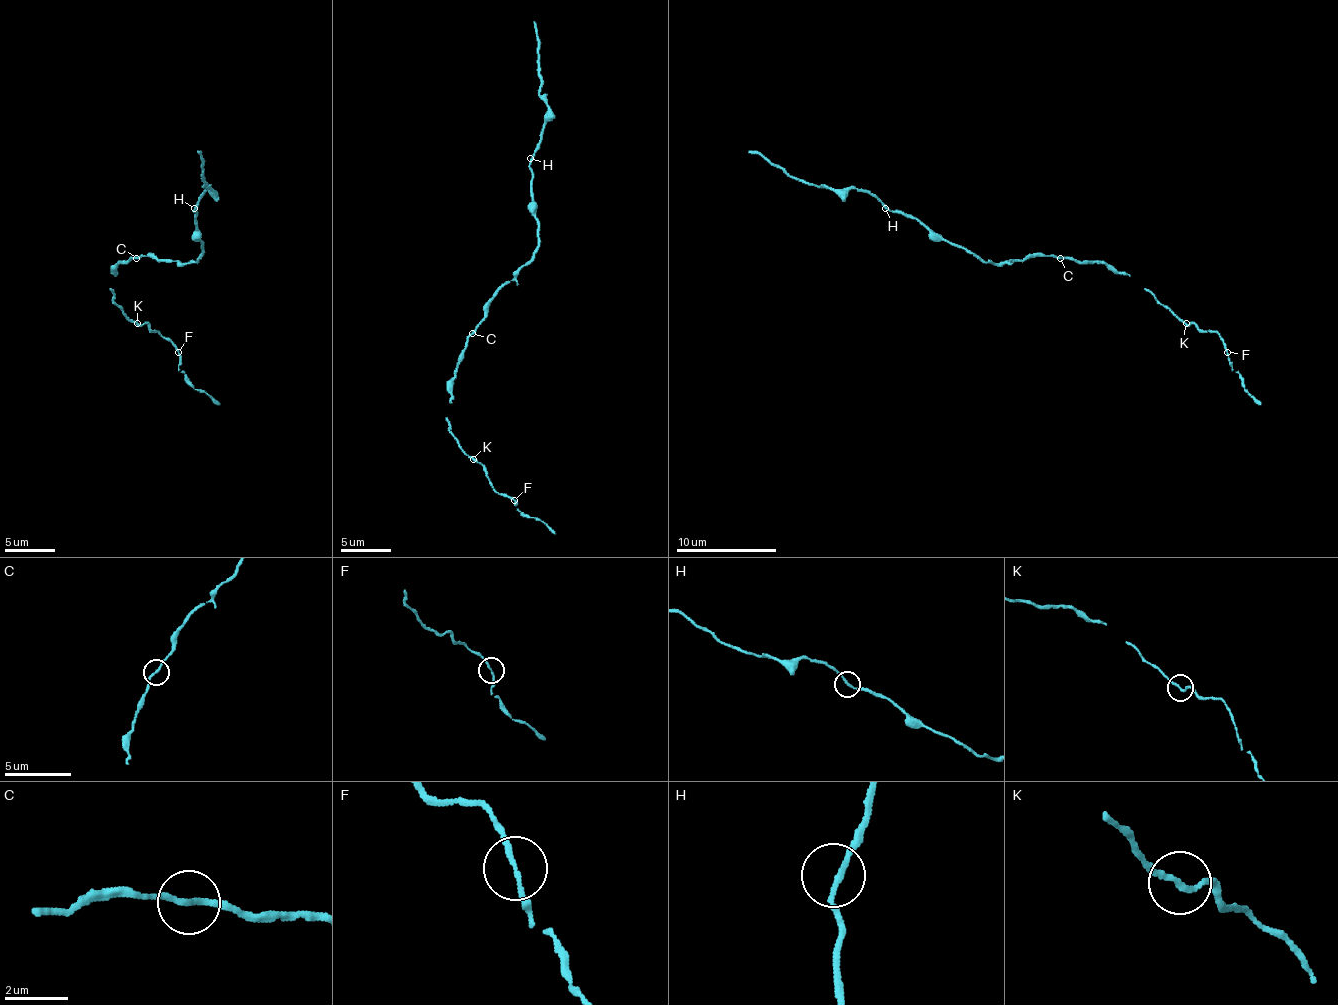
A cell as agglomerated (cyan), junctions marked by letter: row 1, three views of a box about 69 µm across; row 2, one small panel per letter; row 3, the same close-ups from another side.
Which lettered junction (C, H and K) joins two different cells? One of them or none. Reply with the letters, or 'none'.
none

